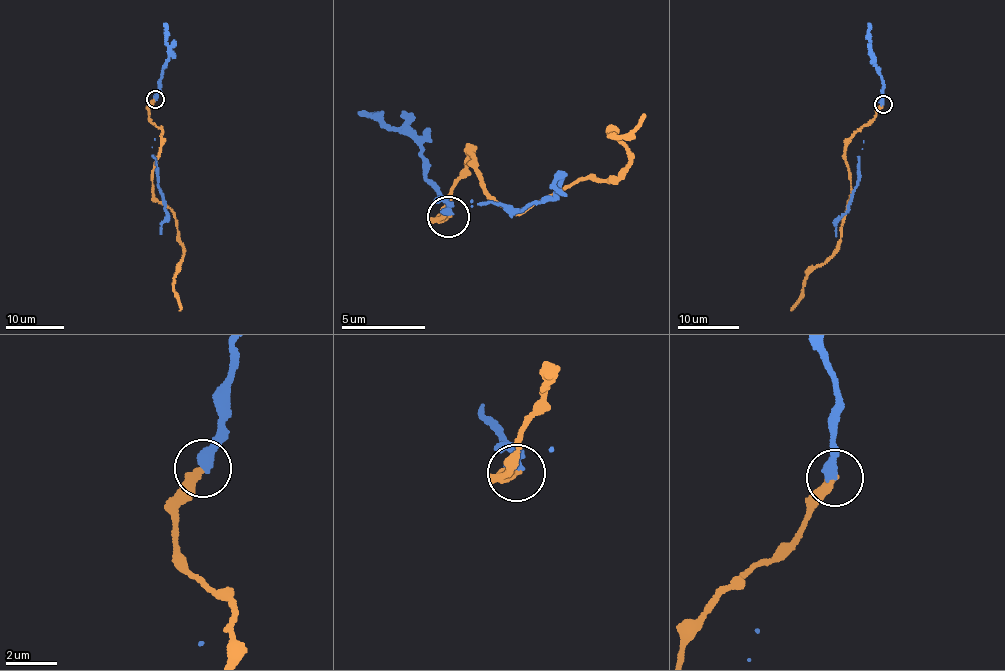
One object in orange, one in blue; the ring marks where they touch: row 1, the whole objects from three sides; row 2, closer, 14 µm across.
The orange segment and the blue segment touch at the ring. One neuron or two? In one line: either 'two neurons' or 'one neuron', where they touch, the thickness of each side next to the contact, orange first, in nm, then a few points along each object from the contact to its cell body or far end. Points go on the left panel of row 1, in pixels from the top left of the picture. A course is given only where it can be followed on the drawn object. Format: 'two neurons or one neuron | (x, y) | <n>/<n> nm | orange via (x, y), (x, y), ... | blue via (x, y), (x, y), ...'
two neurons | (155, 99) | 320/440 nm | orange via (155, 98), (149, 116), (161, 129), (152, 195), (175, 215), (184, 251), (174, 284), (179, 310) | blue via (155, 98), (153, 155), (167, 214), (160, 234)

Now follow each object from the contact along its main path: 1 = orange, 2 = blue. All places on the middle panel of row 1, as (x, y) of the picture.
1: (447, 215), (468, 153), (516, 214), (584, 178), (613, 181), (631, 157), (611, 133), (627, 139), (641, 116)
2: (447, 215), (481, 204), (503, 204), (520, 214), (553, 201), (563, 183), (556, 182), (562, 196)

